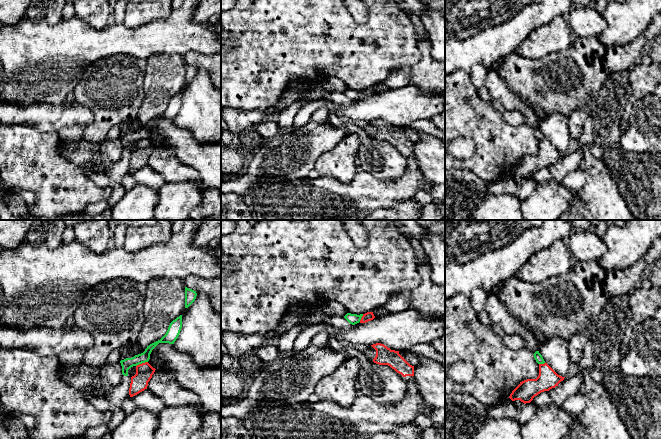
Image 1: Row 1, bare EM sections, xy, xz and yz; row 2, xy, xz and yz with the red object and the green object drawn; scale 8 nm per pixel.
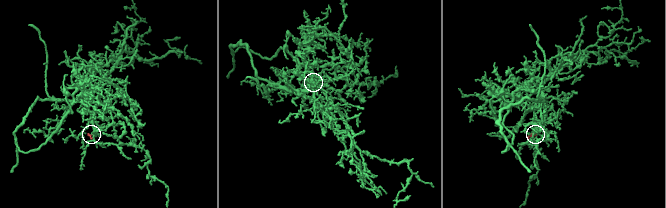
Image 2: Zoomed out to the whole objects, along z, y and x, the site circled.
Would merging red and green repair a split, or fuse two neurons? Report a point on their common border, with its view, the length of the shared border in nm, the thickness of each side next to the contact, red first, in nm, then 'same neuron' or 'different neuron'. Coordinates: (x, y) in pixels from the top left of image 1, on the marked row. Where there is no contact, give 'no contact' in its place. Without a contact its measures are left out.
meets red in xy at (141, 364); contact 100 nm long; 140 nm thick on the red side, 90 nm on the other; different neuron

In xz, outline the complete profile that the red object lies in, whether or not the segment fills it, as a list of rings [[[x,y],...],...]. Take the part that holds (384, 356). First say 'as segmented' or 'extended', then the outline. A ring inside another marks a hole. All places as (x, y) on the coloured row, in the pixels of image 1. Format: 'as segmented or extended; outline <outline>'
extended; outline [[[381,343],[371,345],[376,350],[373,362],[388,365],[401,374],[408,384],[403,400],[392,405],[381,405],[368,396],[357,394],[349,407],[342,407],[331,400],[297,402],[282,406],[258,406],[251,409],[242,421],[251,439],[370,439],[380,432],[391,432],[400,426],[415,422],[421,413],[429,413],[413,380],[414,366],[399,351],[391,350]]]

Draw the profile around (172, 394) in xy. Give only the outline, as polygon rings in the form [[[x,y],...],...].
[[[159,369],[155,370],[148,382],[147,390],[160,397],[165,407],[193,405],[202,415],[207,413],[195,392],[180,386],[175,380],[166,377]]]

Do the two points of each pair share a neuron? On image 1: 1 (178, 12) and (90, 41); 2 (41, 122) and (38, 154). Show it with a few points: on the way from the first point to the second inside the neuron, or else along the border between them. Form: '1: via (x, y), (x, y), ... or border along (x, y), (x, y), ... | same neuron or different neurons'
1: via (158, 34), (144, 41), (112, 41) | same neuron
2: border along (17, 124), (33, 127), (41, 131), (57, 132) | different neurons

